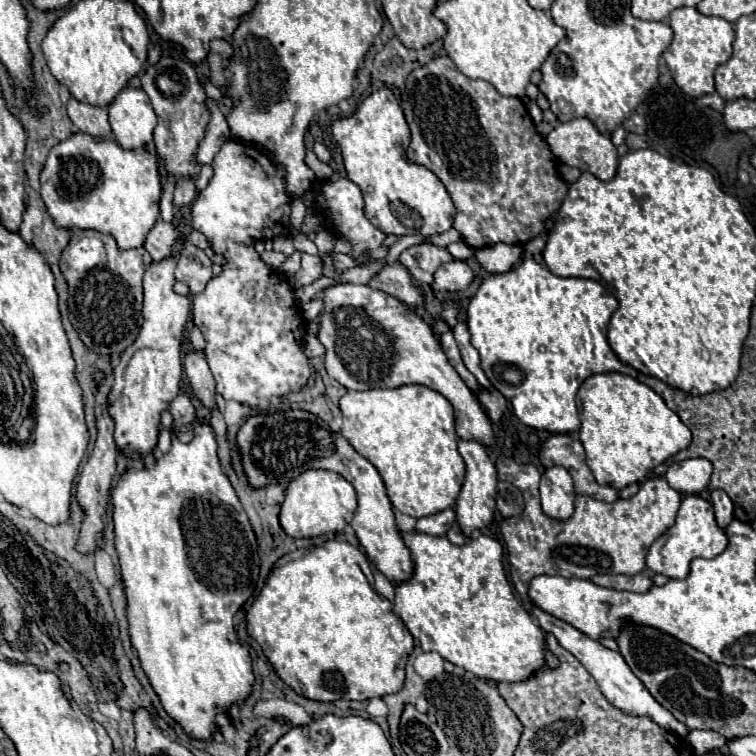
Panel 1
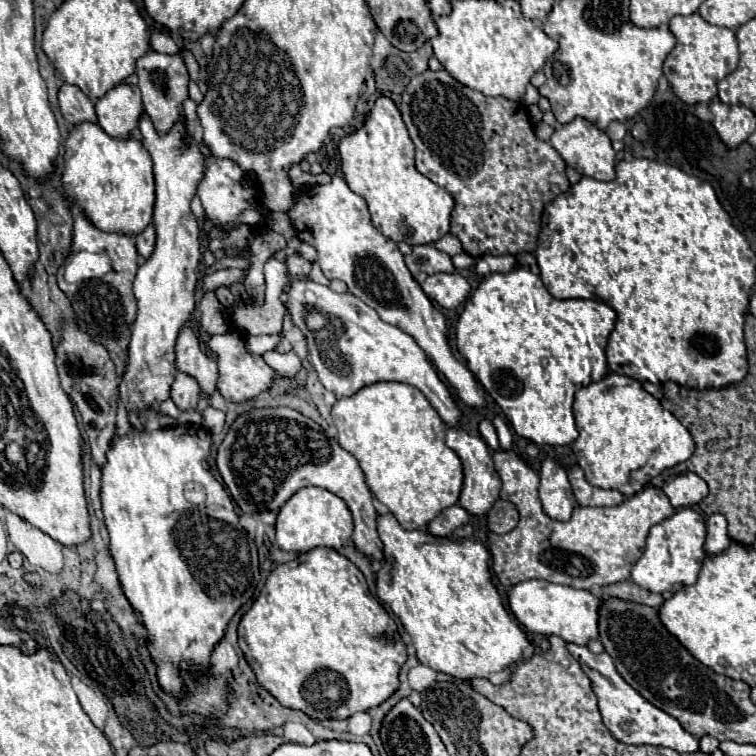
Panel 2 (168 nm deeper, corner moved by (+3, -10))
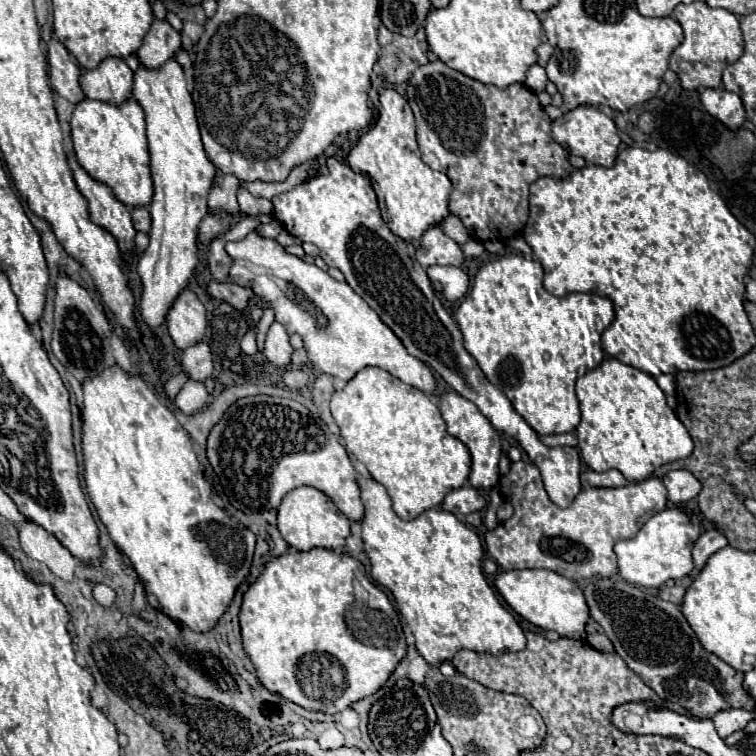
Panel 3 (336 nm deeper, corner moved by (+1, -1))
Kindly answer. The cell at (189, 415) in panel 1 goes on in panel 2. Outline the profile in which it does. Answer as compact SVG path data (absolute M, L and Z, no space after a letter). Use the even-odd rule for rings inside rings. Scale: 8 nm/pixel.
M181 372L175 374L175 382L171 386L171 400L175 402L175 406L179 410L185 410L185 412L193 410L199 402L199 394L201 394L201 390L193 378L189 378L187 374L181 374Z

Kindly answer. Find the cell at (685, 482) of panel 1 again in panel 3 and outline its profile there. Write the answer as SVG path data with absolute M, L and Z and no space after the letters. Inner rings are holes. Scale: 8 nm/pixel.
M685 469L669 471L663 477L663 485L667 487L667 499L675 505L697 497L699 489L701 489L699 481L695 481L695 477L691 477L691 473L687 473Z

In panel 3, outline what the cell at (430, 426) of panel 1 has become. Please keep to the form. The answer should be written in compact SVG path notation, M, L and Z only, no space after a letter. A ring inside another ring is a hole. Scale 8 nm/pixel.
M365 367L359 371L341 391L333 393L331 413L341 429L345 449L353 453L369 469L373 479L387 489L393 501L393 511L401 519L415 519L423 511L439 507L449 491L455 491L469 481L471 453L457 437L447 433L439 407L427 393L405 385L385 369Z

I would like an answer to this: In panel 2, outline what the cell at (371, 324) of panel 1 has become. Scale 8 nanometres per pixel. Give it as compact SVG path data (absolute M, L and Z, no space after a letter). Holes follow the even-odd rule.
M309 278L293 280L289 286L287 308L293 316L295 326L299 326L307 336L309 358L319 374L321 384L337 398L353 396L361 388L377 382L403 382L419 388L447 426L461 424L463 414L453 400L449 386L441 380L421 346L397 326L383 322L371 306L367 306L351 292L337 294L329 286L315 284ZM311 312L323 314L327 318L327 324L311 330L307 326L307 316Z

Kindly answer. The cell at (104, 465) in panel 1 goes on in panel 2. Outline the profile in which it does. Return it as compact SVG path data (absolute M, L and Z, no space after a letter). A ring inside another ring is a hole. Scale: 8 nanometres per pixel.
M71 324L63 326L63 340L55 348L55 354L57 354L57 370L61 376L61 386L79 408L85 424L85 432L89 434L93 462L99 468L103 468L107 462L109 440L115 434L115 412L117 412L117 396L119 396L115 366L103 346L91 342L87 334L79 332Z

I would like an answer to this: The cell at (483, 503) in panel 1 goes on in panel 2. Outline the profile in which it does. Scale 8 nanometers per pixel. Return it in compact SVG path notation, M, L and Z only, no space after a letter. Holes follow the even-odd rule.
M447 428L447 446L461 458L463 464L463 490L459 496L459 506L465 508L467 512L471 512L473 516L485 516L491 506L495 504L495 500L499 498L499 490L501 490L501 478L493 468L493 460L489 456L489 448L485 444L483 438L479 436L471 436L467 434L463 428Z

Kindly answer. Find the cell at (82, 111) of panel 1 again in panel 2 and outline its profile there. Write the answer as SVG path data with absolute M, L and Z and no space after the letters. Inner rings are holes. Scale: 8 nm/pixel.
M63 84L59 90L59 108L63 118L75 126L75 124L83 124L83 122L97 122L97 114L95 114L95 104L93 100L89 100L77 86L69 86Z

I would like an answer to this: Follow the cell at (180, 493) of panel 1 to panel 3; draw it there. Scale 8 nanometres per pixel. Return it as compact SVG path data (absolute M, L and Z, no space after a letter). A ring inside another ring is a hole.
M119 365L107 367L103 369L99 375L89 377L83 381L83 409L81 409L81 453L83 453L83 479L87 485L87 493L99 513L99 519L103 521L103 525L107 527L113 543L123 551L123 555L127 555L127 559L131 561L135 573L139 575L139 579L145 581L145 591L153 593L159 603L163 605L163 613L169 615L171 619L185 623L189 629L193 631L207 631L211 629L219 617L225 613L227 605L233 601L235 589L239 587L239 583L249 575L249 567L251 567L251 559L253 559L253 549L255 549L255 535L247 529L241 527L235 519L231 519L221 507L217 507L211 499L211 483L207 481L207 477L199 477L199 461L197 455L193 451L191 439L187 435L187 431L179 425L179 421L175 419L175 415L159 401L159 397L149 389L149 385L139 377L139 375L131 375L127 371L123 371Z

